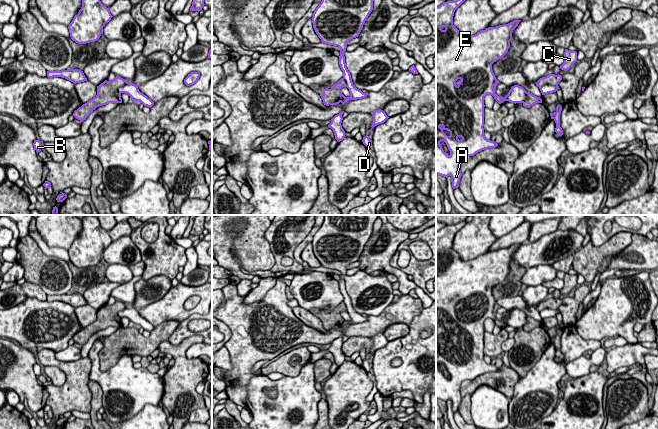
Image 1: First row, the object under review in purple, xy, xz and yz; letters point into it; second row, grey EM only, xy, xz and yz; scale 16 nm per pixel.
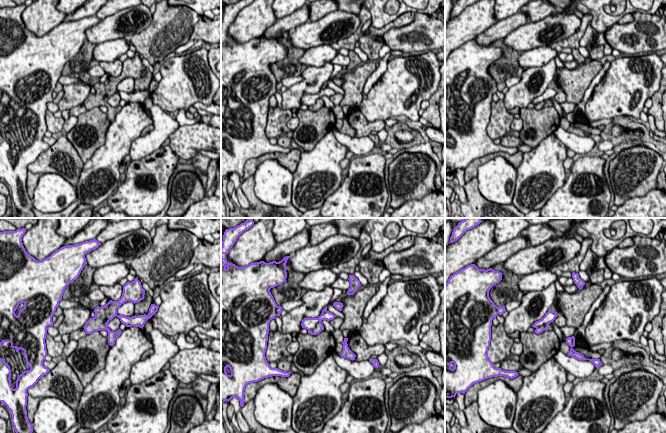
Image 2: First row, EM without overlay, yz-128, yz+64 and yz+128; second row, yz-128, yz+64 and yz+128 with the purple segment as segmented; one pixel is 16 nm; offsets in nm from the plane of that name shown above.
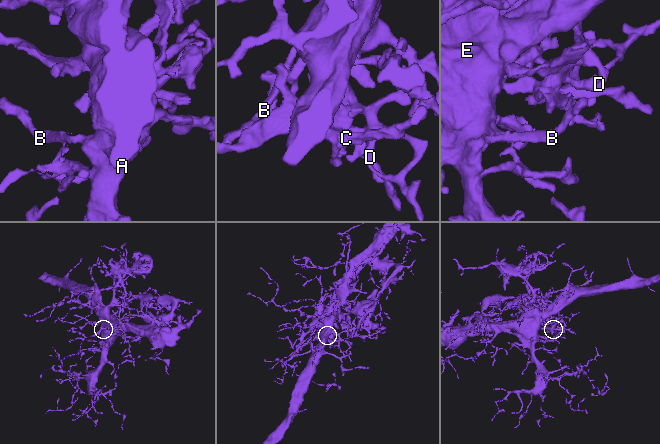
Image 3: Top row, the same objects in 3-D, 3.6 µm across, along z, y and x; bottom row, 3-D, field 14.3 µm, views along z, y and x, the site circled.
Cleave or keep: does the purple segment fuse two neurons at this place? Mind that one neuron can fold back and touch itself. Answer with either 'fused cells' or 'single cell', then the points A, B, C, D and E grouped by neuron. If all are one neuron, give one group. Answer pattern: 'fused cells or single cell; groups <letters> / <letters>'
single cell; groups A B C D E

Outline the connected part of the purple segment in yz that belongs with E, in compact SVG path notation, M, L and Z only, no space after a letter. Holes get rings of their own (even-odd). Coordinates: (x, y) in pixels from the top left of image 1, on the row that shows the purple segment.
M465 0L447 1L436 7L436 174L451 177L453 189L459 187L462 176L461 159L498 146L484 136L484 97L490 94L499 103L509 101L522 103L530 108L542 99L514 85L505 97L495 93L496 79L492 64L504 57L510 48L512 32L521 20L508 24L488 27L475 35L464 37L453 25L455 10ZM444 141L450 151L445 153L440 142Z

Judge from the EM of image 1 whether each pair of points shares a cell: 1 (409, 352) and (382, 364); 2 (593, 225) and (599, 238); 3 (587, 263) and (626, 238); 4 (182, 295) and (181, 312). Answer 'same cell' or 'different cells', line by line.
1: same cell
2: same cell
3: same cell
4: same cell

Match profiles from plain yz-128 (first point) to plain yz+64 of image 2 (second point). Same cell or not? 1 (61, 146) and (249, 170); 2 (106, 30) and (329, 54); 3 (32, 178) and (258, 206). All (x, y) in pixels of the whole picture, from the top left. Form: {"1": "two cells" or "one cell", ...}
{"1": "one cell", "2": "two cells", "3": "one cell"}

